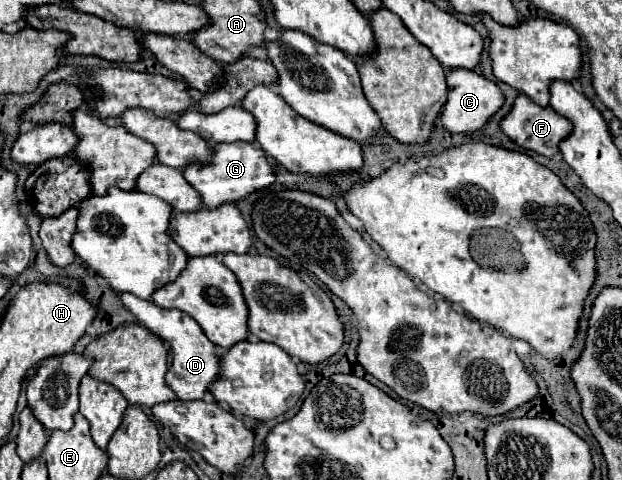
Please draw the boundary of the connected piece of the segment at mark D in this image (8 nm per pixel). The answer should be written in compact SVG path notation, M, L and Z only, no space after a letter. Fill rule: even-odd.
M127 292L117 294L117 296L119 296L119 302L137 318L137 322L141 322L147 330L151 330L155 336L159 336L163 342L169 344L173 362L171 362L171 368L169 368L165 380L167 380L167 386L171 386L171 390L177 394L177 398L179 400L203 398L203 394L209 390L209 384L219 374L219 358L215 354L215 344L209 342L209 338L203 334L201 326L185 312L159 308L149 300L135 298L133 294L127 294Z

